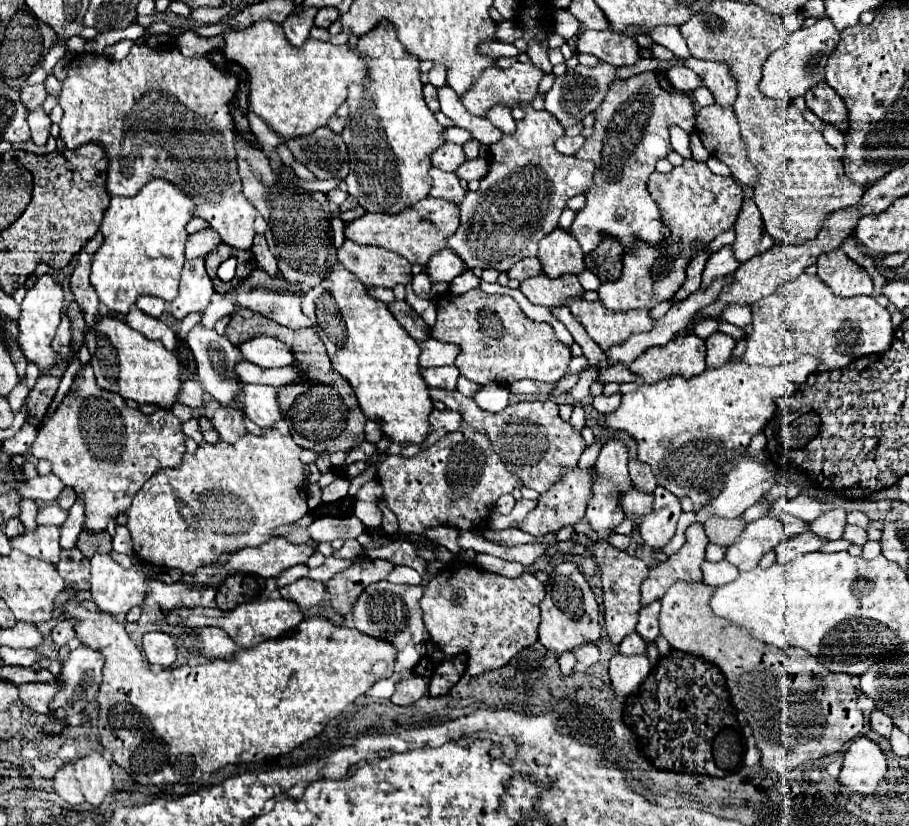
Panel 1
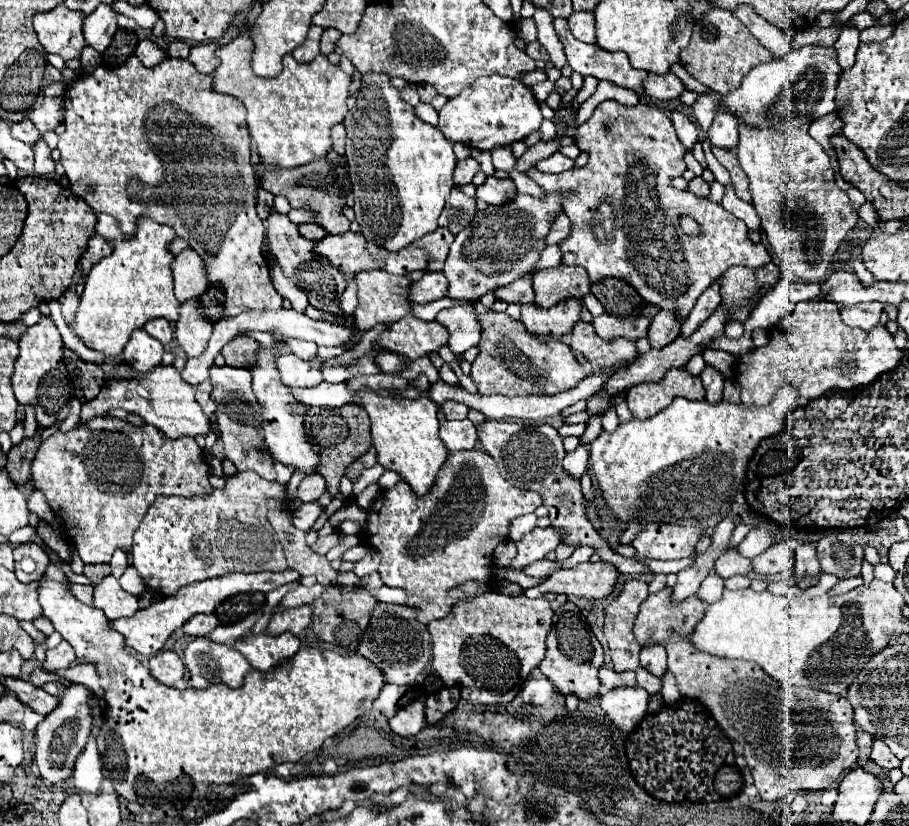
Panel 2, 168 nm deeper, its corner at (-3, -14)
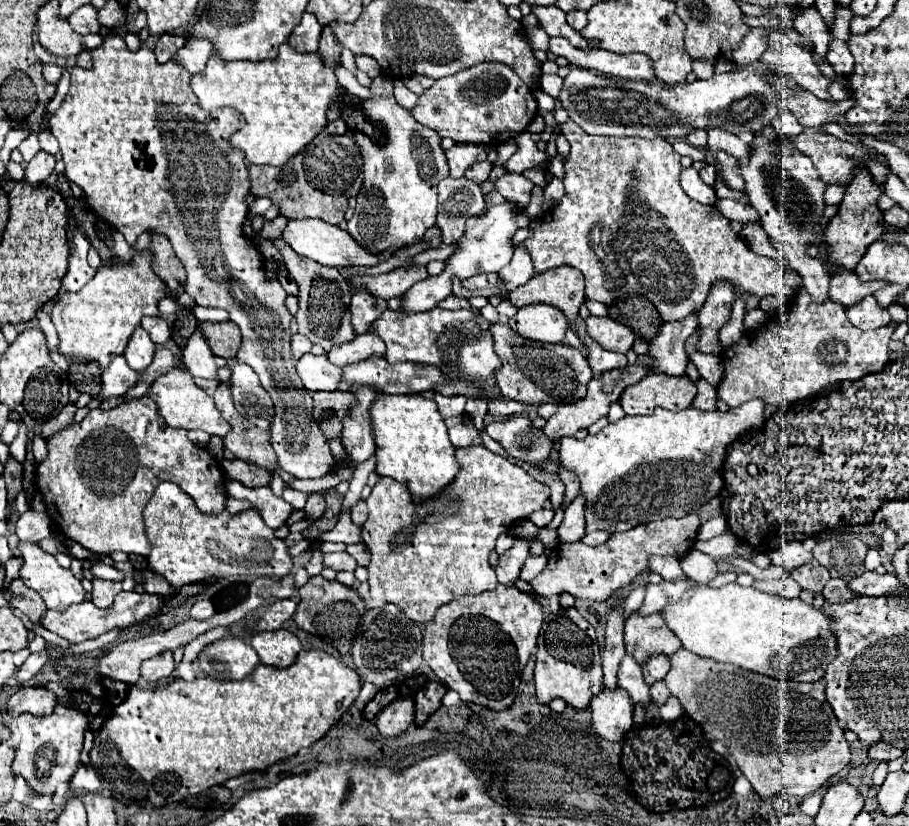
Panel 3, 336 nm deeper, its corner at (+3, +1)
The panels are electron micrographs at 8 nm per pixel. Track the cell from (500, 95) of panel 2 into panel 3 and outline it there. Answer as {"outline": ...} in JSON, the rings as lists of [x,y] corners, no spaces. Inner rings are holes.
{"outline":[[[485,61],[445,79],[437,79],[435,85],[419,97],[413,109],[413,117],[441,137],[451,137],[455,143],[479,145],[499,145],[513,139],[521,129],[527,129],[535,115],[537,101],[533,91],[509,65],[499,61]]]}

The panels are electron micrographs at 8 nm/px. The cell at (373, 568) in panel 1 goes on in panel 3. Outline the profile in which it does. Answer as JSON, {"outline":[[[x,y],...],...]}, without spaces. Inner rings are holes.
{"outline":[[[315,575],[299,589],[299,605],[293,619],[303,631],[327,639],[339,653],[345,655],[351,649],[363,611],[365,601],[357,595],[353,587],[347,587],[339,581],[329,581],[323,575]]]}

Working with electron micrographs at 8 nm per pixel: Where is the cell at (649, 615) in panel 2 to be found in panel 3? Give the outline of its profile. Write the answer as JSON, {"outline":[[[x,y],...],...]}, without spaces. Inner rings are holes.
{"outline":[[[633,611],[625,621],[625,647],[637,663],[643,663],[655,653],[671,657],[671,653],[681,647],[681,641],[669,631],[661,613],[641,615],[639,611]]]}

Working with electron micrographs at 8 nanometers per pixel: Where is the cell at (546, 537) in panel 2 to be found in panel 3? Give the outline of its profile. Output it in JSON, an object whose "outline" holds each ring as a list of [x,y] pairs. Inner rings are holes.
{"outline":[[[515,537],[511,549],[507,549],[507,551],[499,557],[499,563],[497,563],[497,567],[495,567],[495,573],[497,573],[499,583],[513,585],[513,583],[519,579],[519,571],[521,571],[525,559],[529,557],[529,545],[531,545],[529,539],[525,539],[525,537]]]}

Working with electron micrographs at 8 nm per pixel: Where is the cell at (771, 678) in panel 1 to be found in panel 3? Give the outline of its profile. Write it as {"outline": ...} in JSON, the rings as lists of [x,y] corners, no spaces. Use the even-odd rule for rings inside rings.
{"outline":[[[677,649],[671,655],[671,669],[665,675],[669,691],[681,701],[685,713],[693,717],[709,739],[719,739],[735,757],[741,773],[751,781],[753,789],[761,797],[787,793],[805,797],[815,793],[831,775],[839,773],[849,761],[849,743],[843,737],[843,727],[839,725],[827,697],[825,679],[813,683],[779,681],[767,675],[751,673],[733,663],[719,663],[707,657],[689,653],[687,649]]]}

